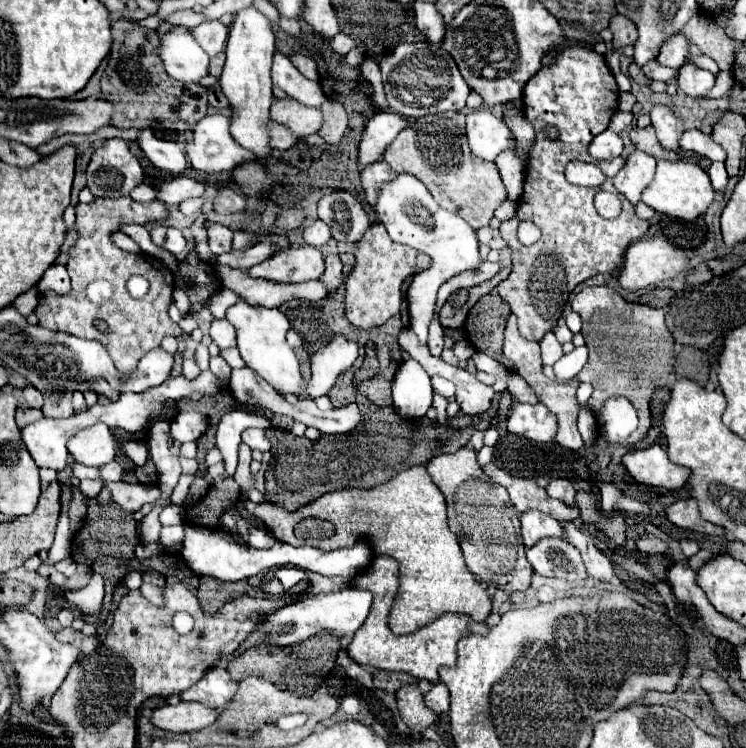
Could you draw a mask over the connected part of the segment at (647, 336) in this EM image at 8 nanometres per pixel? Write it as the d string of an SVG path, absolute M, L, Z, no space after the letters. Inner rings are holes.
M586 286L570 300L574 312L582 318L582 334L586 346L590 350L586 366L578 372L576 380L590 382L594 386L592 398L584 404L588 410L596 414L600 404L610 394L622 394L632 400L638 410L638 430L632 434L632 442L638 442L648 432L652 420L648 402L652 398L654 388L666 386L670 374L674 370L674 338L666 326L664 308L652 308L646 304L624 304L618 296L608 298L606 286ZM624 326L624 330L622 330Z

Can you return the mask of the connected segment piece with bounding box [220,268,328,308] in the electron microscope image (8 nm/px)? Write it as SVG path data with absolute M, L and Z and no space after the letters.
M220 268L220 280L226 288L238 292L250 306L276 308L286 300L322 300L326 298L326 286L320 280L310 280L304 284L280 284L262 278L248 278L240 270Z

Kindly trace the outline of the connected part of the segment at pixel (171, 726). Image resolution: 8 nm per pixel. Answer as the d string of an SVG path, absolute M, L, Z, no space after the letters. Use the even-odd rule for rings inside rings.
M180 702L176 706L162 706L162 708L156 708L152 712L152 724L162 728L162 730L170 730L170 732L196 732L196 730L202 730L210 724L216 722L216 718L220 716L220 712L216 708L208 708L204 704L198 704L198 702Z

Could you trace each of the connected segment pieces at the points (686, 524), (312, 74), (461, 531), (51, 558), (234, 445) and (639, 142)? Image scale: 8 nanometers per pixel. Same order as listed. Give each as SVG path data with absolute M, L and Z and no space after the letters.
M686 498L686 500L678 500L672 506L668 506L668 520L684 530L694 530L694 532L702 532L702 534L710 534L710 536L722 536L724 528L716 526L712 522L704 522L700 516L700 508L698 502L694 498Z
M294 54L292 62L296 64L296 68L310 80L318 80L318 70L316 70L316 62L312 58L306 58L302 54Z
M464 446L454 454L440 454L432 458L426 468L436 486L446 496L450 530L458 536L466 564L474 572L474 576L482 582L494 584L504 592L526 590L530 586L534 570L524 556L518 512L508 500L508 492L504 492L500 484L484 474L480 464L476 462L474 448Z
M60 515L57 523L54 542L48 551L48 559L43 562L47 565L54 565L57 562L69 557L72 551L73 537L70 531L70 518L68 515Z
M241 409L228 412L221 418L216 431L216 447L224 460L226 478L233 476L236 471L241 433L246 428L260 426L268 428L270 420Z
M654 126L632 128L630 130L630 140L632 140L632 144L638 150L644 150L644 152L648 152L654 158L666 158L666 160L676 160L678 158L678 152L672 152L672 150L662 148L662 144L658 142L658 138L654 134Z

